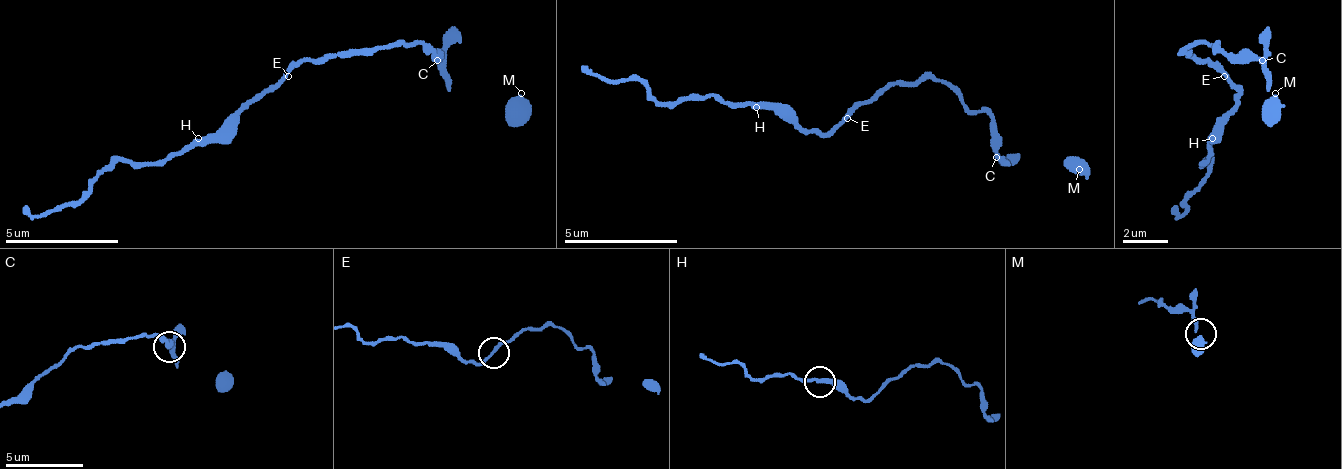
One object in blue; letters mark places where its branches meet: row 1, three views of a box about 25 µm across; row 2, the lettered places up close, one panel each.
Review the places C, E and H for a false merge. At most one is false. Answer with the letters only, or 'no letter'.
no letter

